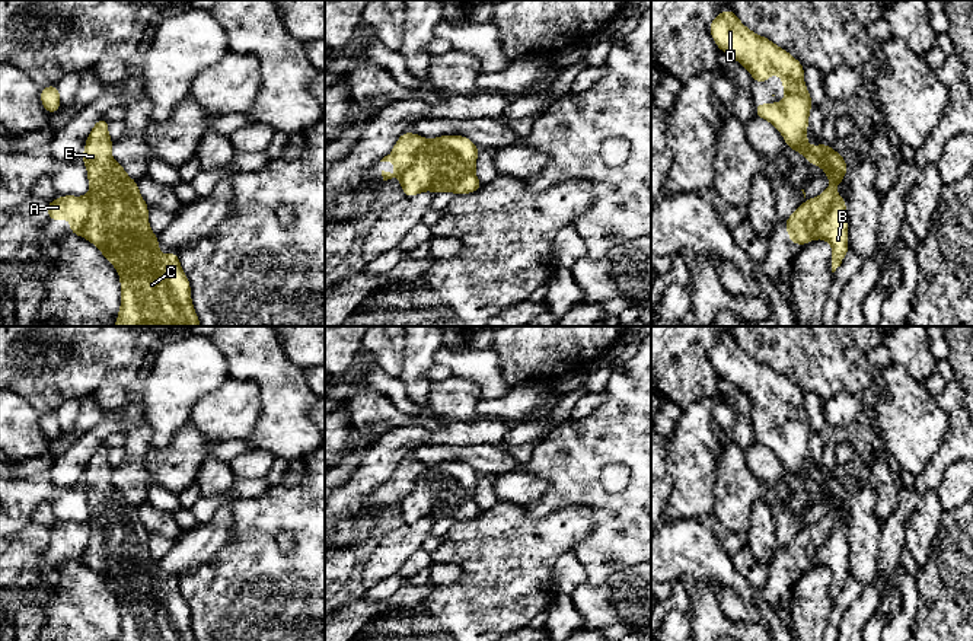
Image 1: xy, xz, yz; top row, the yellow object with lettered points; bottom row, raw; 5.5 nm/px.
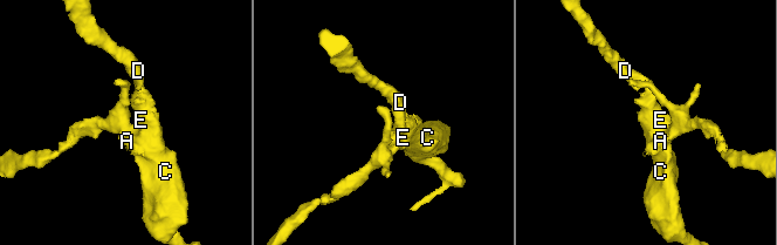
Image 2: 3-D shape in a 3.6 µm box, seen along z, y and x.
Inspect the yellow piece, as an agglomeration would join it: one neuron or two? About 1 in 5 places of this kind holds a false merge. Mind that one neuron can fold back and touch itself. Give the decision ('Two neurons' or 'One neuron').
Two neurons

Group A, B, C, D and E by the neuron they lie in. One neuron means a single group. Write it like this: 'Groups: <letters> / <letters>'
Groups: A / B C D E

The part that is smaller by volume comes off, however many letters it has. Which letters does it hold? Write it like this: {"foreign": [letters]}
{"foreign": ["B", "C", "D", "E"]}

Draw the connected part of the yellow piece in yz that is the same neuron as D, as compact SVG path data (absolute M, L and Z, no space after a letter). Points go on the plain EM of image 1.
M733 335L720 338L709 350L709 360L720 377L731 382L738 388L753 404L753 408L765 411L771 401L779 399L784 411L785 425L779 430L756 430L755 443L769 447L784 463L787 473L801 479L808 491L819 491L827 501L829 510L845 508L845 500L849 494L840 479L832 472L822 469L810 473L807 471L808 443L813 425L804 409L804 392L794 385L787 376L775 371L769 364L760 363L746 354L736 342Z

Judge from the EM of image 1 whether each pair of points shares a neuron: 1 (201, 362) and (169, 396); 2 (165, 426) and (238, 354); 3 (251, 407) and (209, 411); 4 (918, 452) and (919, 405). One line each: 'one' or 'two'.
1: one
2: two
3: one
4: one

